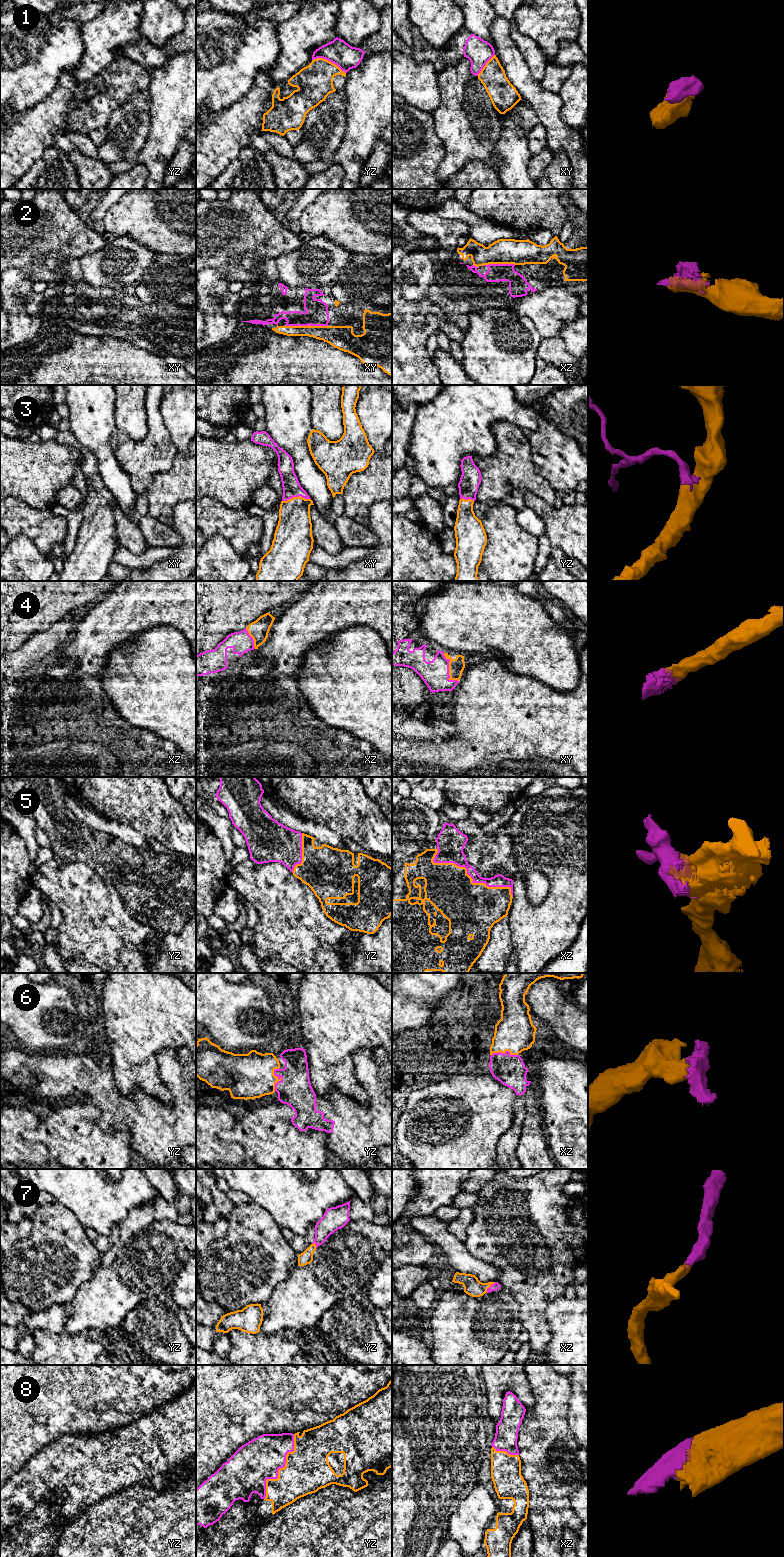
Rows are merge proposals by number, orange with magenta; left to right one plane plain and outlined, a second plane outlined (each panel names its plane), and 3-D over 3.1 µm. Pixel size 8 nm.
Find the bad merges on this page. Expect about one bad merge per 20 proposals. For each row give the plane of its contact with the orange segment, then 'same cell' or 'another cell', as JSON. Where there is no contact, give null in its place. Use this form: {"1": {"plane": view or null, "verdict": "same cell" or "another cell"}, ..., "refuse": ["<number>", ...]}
{"1": {"plane": "yz", "verdict": "another cell"}, "2": {"plane": "xy", "verdict": "same cell"}, "3": {"plane": "xy", "verdict": "same cell"}, "4": {"plane": "xy", "verdict": "same cell"}, "5": {"plane": "xz", "verdict": "same cell"}, "6": {"plane": "yz", "verdict": "same cell"}, "7": {"plane": "xz", "verdict": "same cell"}, "8": {"plane": "yz", "verdict": "same cell"}, "refuse": ["1"]}

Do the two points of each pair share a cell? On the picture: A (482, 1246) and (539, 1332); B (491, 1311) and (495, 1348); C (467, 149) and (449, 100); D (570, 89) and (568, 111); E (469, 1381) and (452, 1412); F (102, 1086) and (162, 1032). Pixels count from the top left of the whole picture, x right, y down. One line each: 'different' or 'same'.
A: same
B: same
C: same
D: same
E: same
F: different

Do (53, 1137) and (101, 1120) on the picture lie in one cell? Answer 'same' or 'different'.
different

